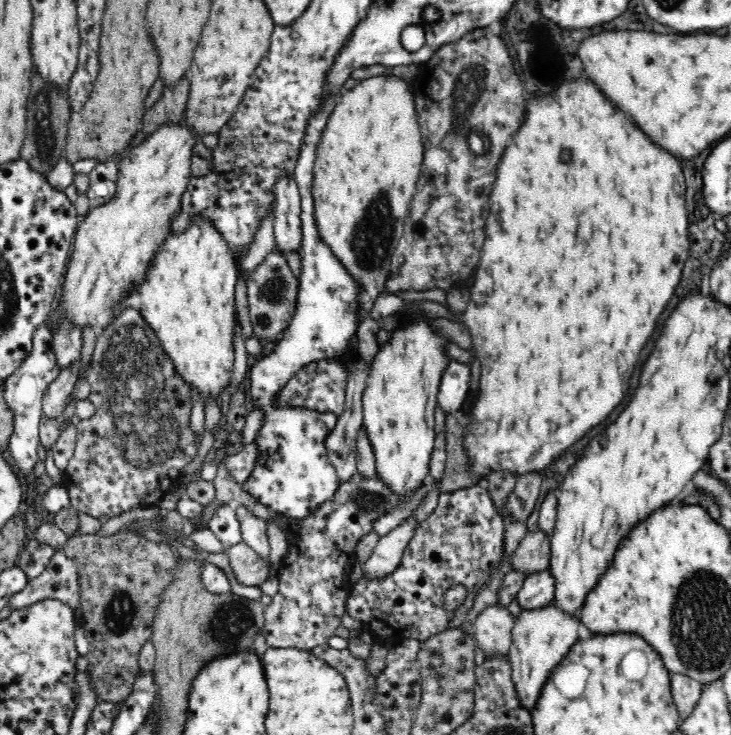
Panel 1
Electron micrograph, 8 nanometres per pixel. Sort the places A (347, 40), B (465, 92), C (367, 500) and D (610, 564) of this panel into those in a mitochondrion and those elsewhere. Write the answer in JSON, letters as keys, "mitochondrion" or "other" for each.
{"A":"other","B":"mitochondrion","C":"mitochondrion","D":"other"}

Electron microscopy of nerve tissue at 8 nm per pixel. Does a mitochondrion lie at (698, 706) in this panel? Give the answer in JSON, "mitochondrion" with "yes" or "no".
{"mitochondrion":"no"}

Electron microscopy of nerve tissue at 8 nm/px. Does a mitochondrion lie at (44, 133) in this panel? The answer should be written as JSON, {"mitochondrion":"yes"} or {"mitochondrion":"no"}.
{"mitochondrion":"yes"}

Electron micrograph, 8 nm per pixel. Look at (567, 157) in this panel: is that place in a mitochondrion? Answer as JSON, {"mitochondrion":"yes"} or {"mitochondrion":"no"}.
{"mitochondrion":"no"}

